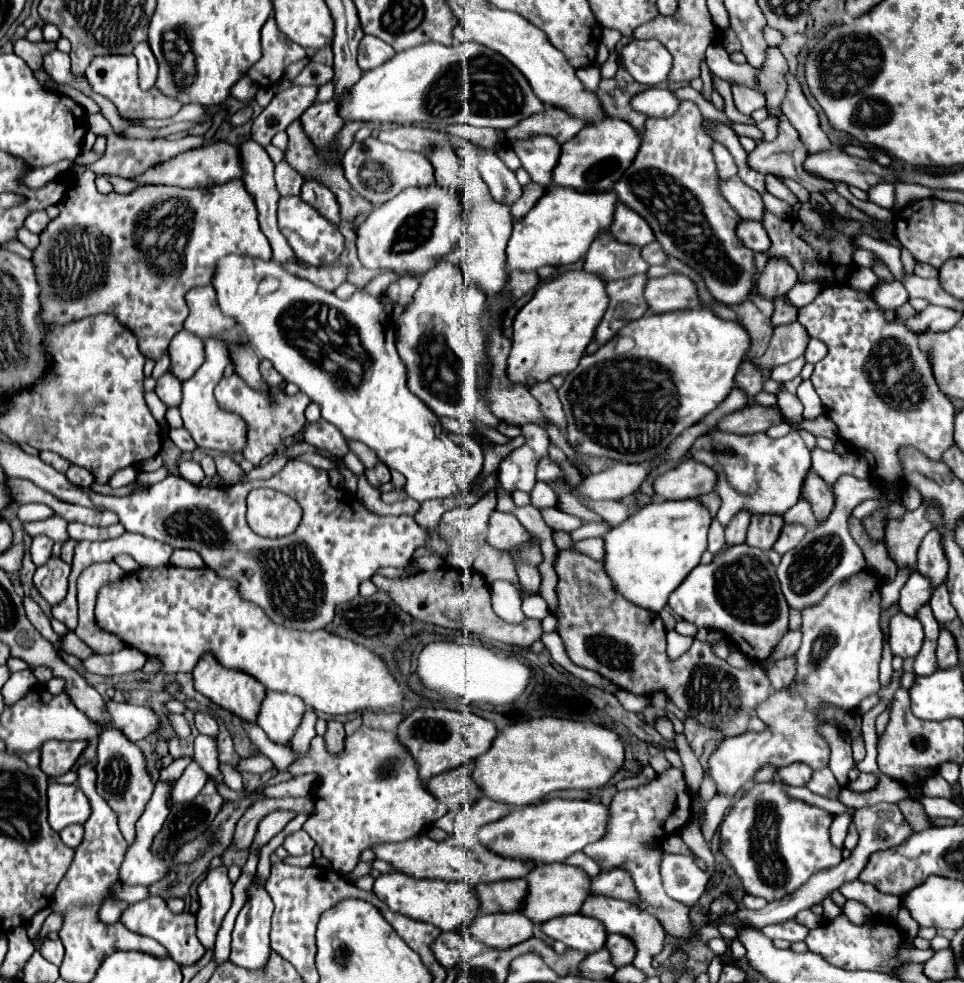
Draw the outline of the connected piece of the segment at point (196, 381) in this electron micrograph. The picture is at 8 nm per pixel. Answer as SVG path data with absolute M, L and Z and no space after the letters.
M210 337L206 341L206 361L202 363L202 367L194 373L192 379L182 383L182 403L180 403L180 415L184 419L184 427L192 433L194 439L208 439L208 441L196 441L198 447L204 449L214 449L214 451L222 451L222 453L238 453L244 447L244 435L246 435L246 423L232 415L226 413L218 407L212 391L216 387L216 383L220 381L226 365L230 363L230 343L224 339L214 339Z

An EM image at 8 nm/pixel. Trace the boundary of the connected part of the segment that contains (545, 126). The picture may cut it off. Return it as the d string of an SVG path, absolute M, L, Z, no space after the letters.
M546 107L544 113L540 115L532 115L528 119L524 119L520 125L512 127L506 131L508 139L516 139L516 137L528 137L532 133L546 133L552 135L558 143L566 143L568 139L572 139L586 123L582 119L574 119L568 113L554 109L554 107Z

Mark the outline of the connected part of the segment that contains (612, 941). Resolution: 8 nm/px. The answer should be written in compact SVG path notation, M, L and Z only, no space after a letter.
M608 935L608 941L606 941L606 947L610 949L612 953L612 963L616 967L622 967L622 965L628 965L632 963L632 959L636 957L636 947L632 943L630 937L624 937L624 935Z

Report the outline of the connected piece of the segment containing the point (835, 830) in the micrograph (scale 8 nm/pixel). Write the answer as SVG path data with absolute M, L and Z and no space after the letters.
M838 815L838 817L834 817L834 821L832 821L830 839L832 839L832 843L834 843L838 849L844 847L844 837L846 837L846 829L848 829L850 821L852 821L850 815Z

